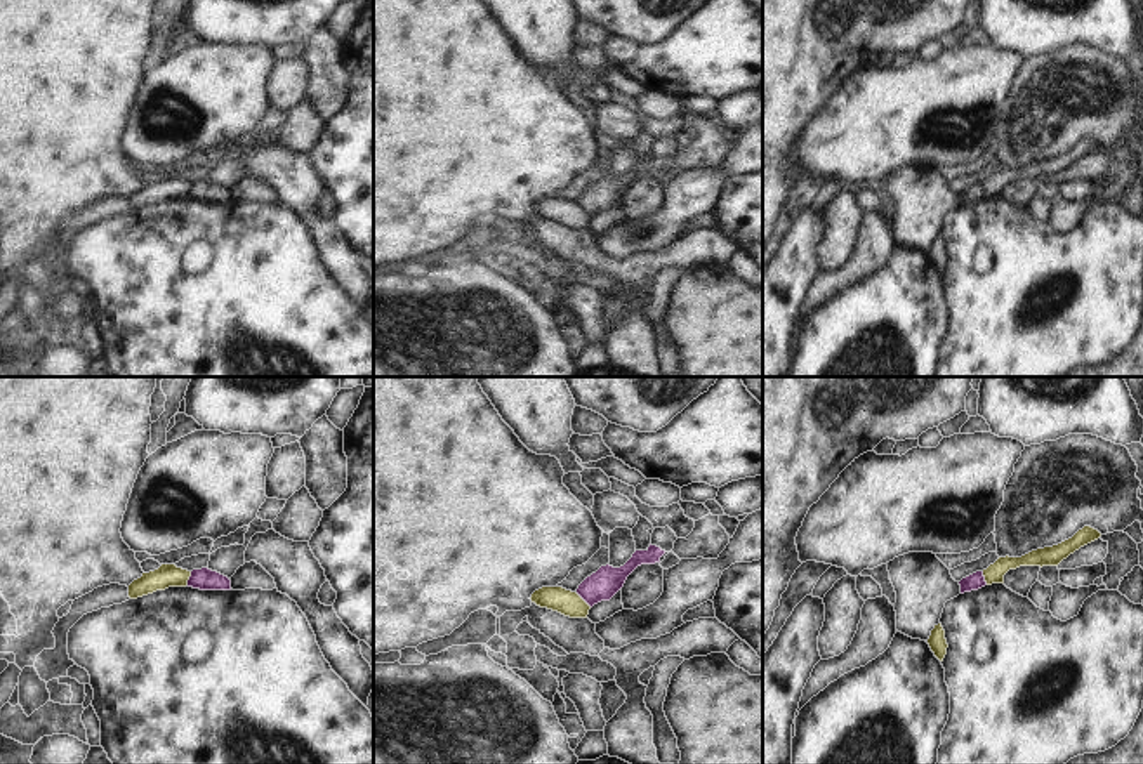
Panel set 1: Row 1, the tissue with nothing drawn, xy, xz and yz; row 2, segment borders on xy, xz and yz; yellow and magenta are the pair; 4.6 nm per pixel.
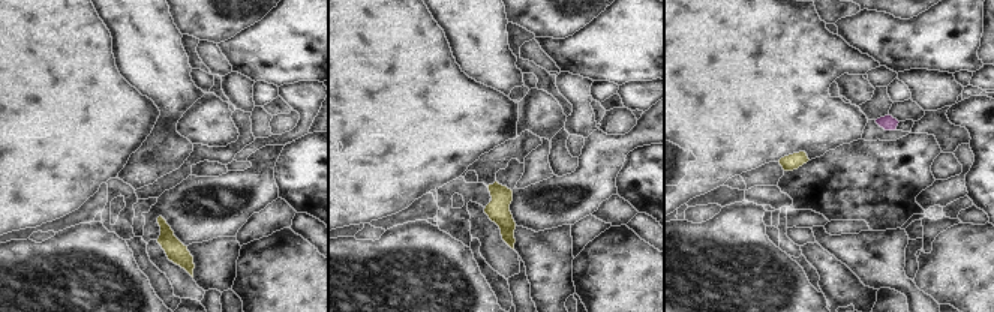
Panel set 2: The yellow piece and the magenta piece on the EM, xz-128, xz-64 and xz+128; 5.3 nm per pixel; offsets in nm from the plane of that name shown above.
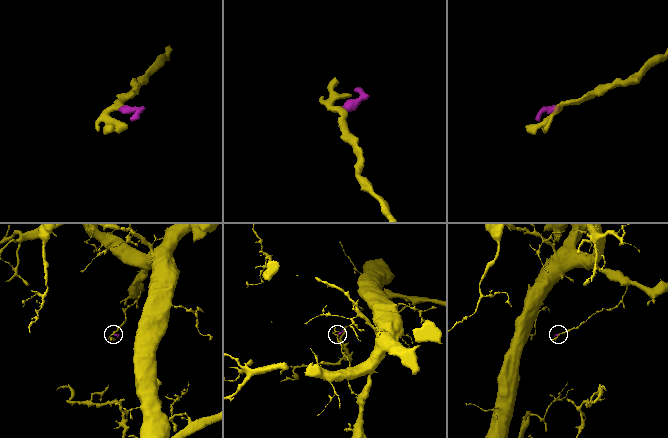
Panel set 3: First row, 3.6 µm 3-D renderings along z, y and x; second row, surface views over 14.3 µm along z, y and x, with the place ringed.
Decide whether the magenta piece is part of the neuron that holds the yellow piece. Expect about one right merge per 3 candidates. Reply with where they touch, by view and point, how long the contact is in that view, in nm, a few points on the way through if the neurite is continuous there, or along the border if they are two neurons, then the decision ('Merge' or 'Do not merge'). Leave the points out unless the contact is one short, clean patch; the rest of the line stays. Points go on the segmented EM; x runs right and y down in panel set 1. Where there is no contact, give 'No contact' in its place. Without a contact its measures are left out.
Touches yellow at xz (582, 599). Shared border 100 nm. Boundary: xz (575, 592), (591, 606). Do not merge.

